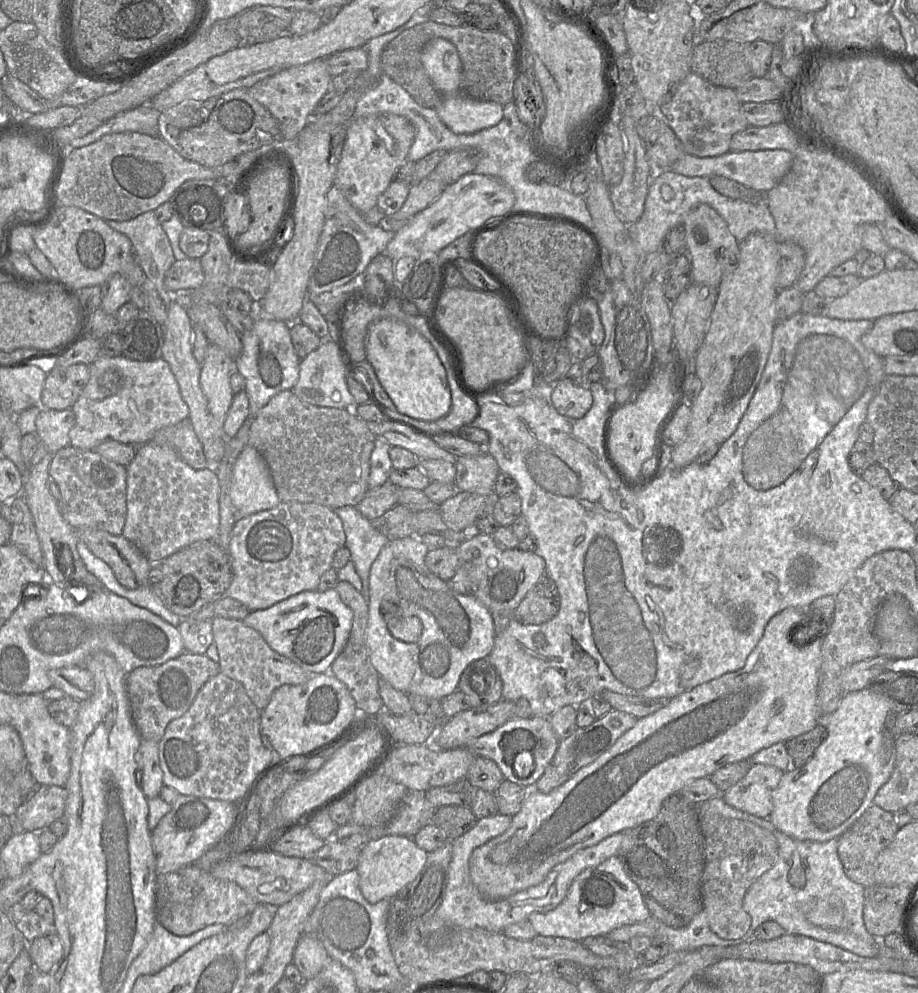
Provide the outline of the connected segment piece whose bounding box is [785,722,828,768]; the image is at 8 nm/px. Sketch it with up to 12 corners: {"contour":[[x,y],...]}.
{"contour":[[825,722],[785,742],[791,767],[802,767],[827,735]]}

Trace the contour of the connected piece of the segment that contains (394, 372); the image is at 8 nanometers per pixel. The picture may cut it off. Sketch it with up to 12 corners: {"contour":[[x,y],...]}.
{"contour":[[369,327],[366,360],[401,414],[448,414],[446,369],[416,329]]}

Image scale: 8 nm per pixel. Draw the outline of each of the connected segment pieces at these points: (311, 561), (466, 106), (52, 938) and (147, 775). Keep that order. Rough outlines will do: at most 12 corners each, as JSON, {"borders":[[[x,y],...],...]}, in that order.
{"borders":[[[319,504],[238,517],[224,596],[252,612],[316,591],[344,546]],[[444,38],[421,62],[441,95],[436,109],[456,134],[497,125],[503,105],[461,91],[462,63]],[[57,933],[27,942],[33,965],[50,974],[63,957]],[[140,740],[136,753],[147,799],[160,796],[159,742]]]}

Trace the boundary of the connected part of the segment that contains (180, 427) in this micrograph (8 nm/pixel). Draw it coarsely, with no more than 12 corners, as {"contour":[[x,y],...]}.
{"contour":[[188,419],[148,442],[172,448],[194,470],[206,467],[203,445]]}

